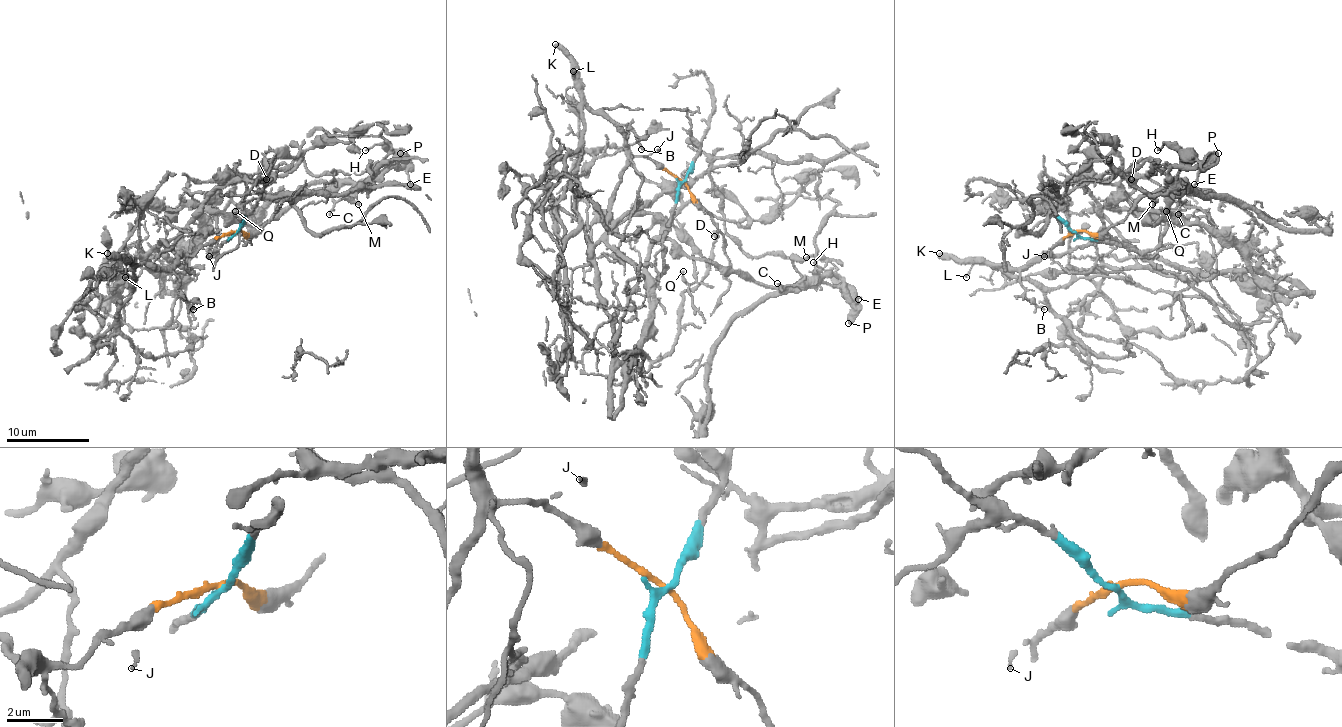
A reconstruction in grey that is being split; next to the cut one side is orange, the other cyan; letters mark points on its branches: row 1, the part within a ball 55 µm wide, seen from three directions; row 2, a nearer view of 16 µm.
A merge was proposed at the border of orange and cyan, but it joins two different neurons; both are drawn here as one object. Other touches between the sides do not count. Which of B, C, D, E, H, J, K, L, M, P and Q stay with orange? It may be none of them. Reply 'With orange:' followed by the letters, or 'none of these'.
With orange: B, J, K, L

